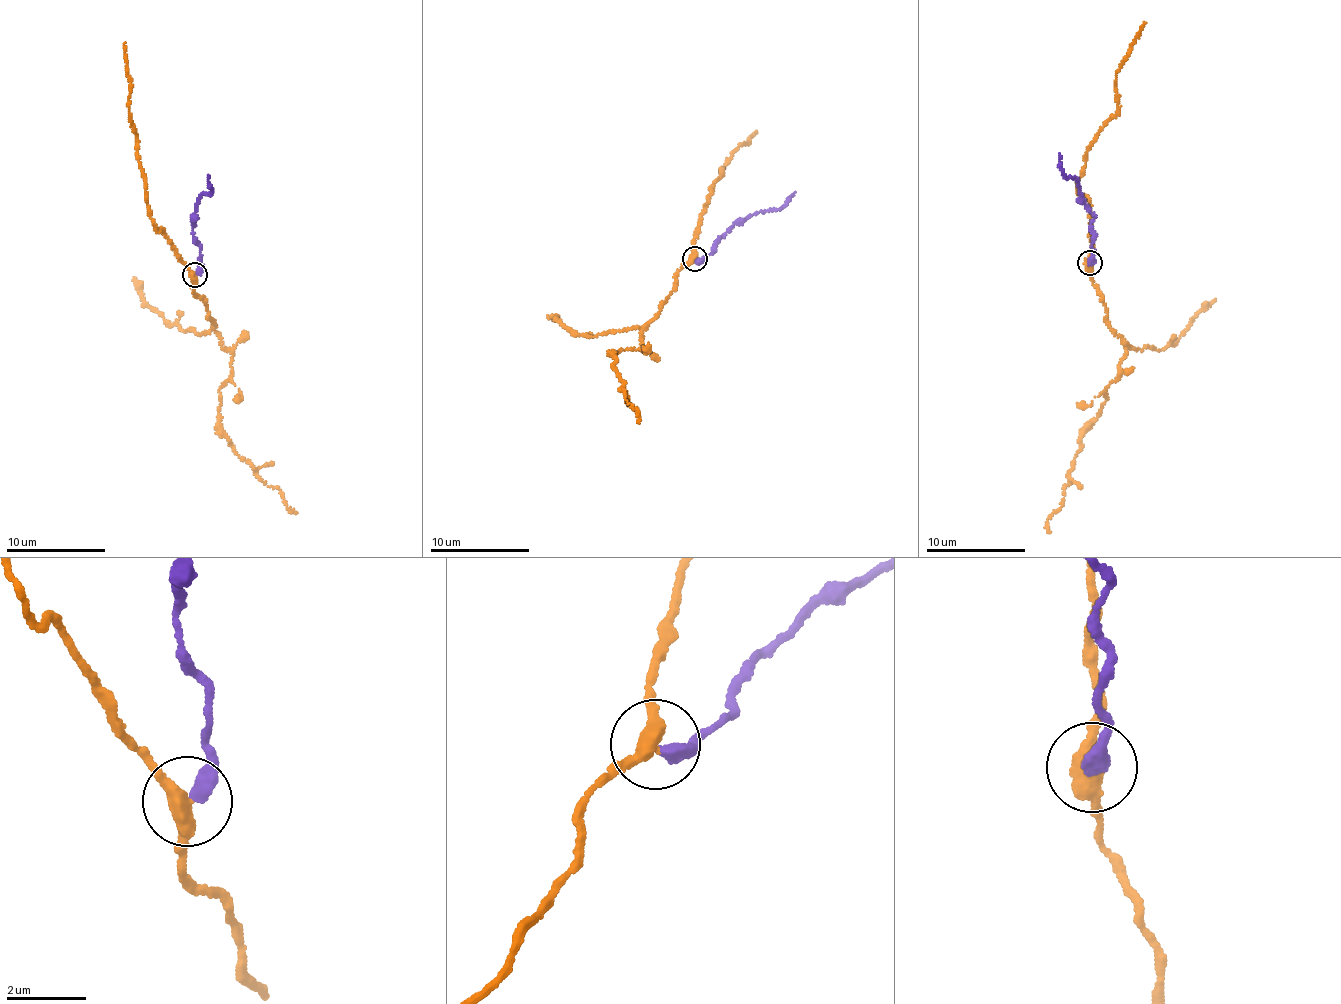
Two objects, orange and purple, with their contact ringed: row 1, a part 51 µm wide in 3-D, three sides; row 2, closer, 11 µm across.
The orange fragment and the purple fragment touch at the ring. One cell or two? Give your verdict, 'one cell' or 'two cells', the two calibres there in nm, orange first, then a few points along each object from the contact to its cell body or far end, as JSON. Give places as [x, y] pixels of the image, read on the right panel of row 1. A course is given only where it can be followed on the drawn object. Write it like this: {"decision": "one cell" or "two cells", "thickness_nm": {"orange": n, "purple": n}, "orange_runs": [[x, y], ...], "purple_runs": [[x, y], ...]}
{"decision": "two cells", "thickness_nm": {"orange": 420, "purple": 400}, "orange_runs": [[1089, 262], [1108, 327], [1121, 339], [1125, 354], [1106, 401], [1085, 430], [1060, 508], [1047, 521], [1049, 533]], "purple_runs": [[1091, 263], [1090, 223], [1094, 212], [1080, 197], [1078, 181], [1063, 175], [1059, 153]]}

